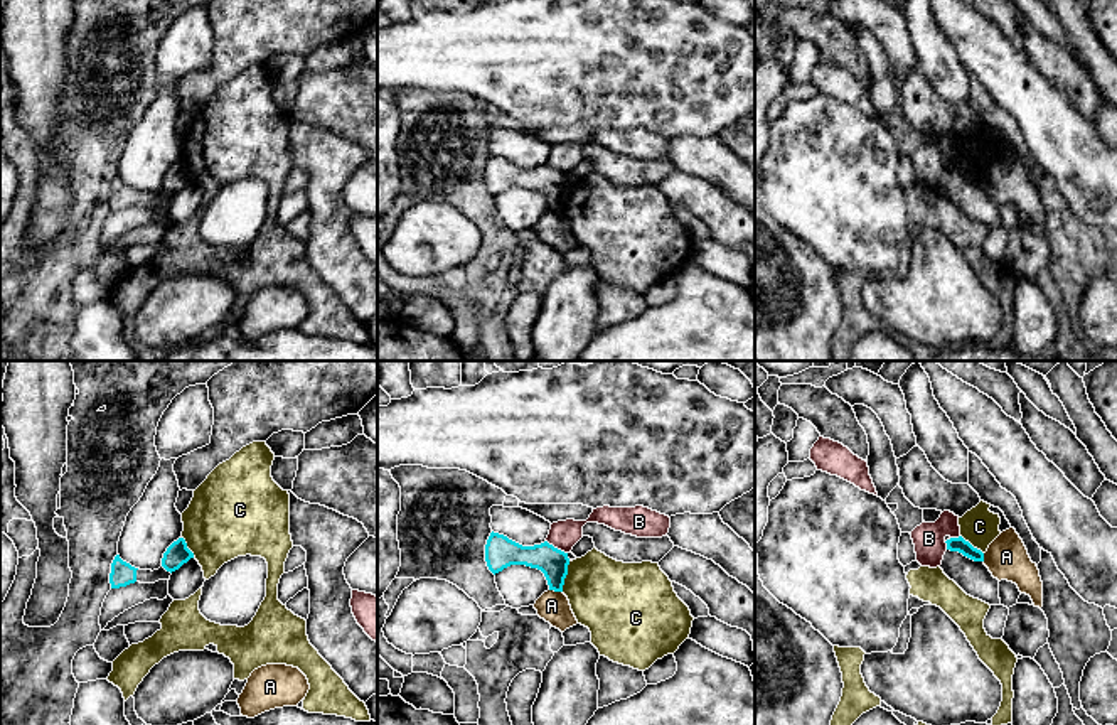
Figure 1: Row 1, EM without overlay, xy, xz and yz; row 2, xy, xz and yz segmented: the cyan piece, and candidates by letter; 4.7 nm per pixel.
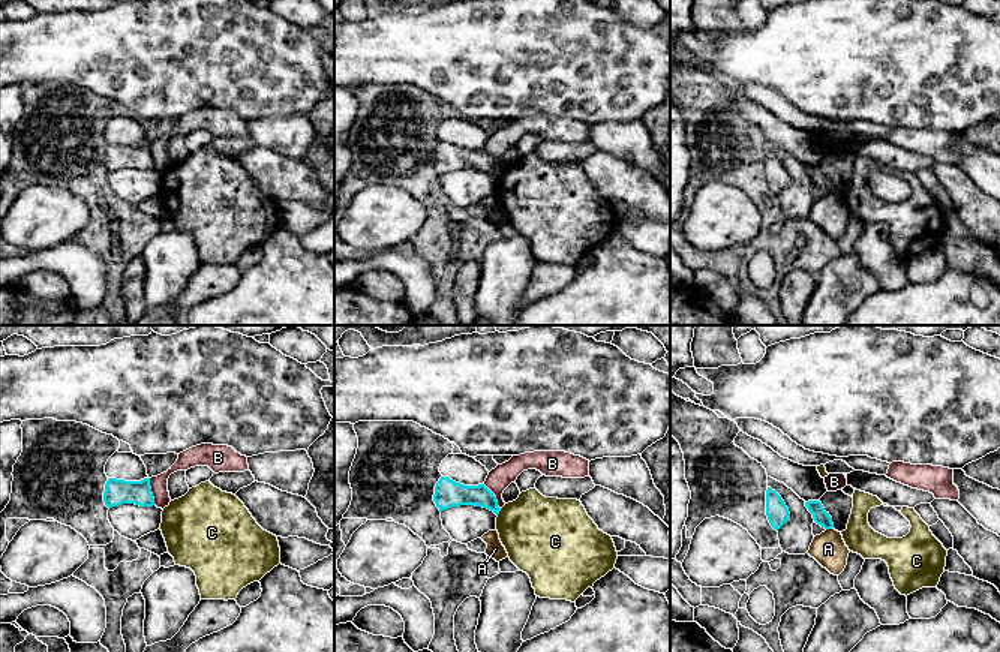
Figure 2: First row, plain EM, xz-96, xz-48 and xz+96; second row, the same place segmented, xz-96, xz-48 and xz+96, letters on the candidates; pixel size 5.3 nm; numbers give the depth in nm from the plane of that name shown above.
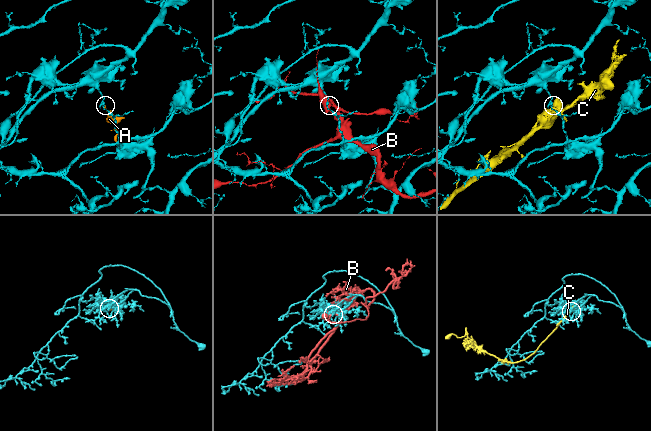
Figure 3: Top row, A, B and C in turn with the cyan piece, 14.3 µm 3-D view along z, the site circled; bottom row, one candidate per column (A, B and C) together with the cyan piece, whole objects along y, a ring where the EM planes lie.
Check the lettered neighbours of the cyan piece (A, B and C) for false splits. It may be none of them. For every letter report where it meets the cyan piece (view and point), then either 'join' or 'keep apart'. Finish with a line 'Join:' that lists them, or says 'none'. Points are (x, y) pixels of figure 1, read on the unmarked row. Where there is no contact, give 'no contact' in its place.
A: meets cyan in xz at (556, 213); keep apart
B: meets cyan in xz at (556, 171); keep apart
C: meets cyan in xz at (565, 199); keep apart
Join: none

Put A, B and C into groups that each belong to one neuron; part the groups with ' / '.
A / B / C

